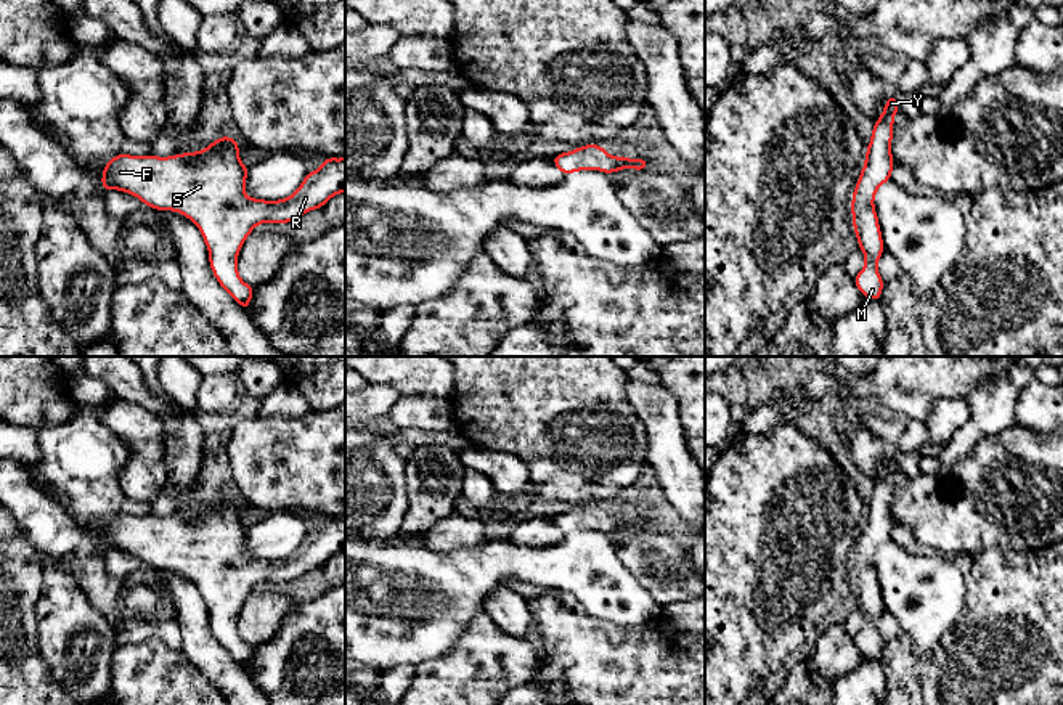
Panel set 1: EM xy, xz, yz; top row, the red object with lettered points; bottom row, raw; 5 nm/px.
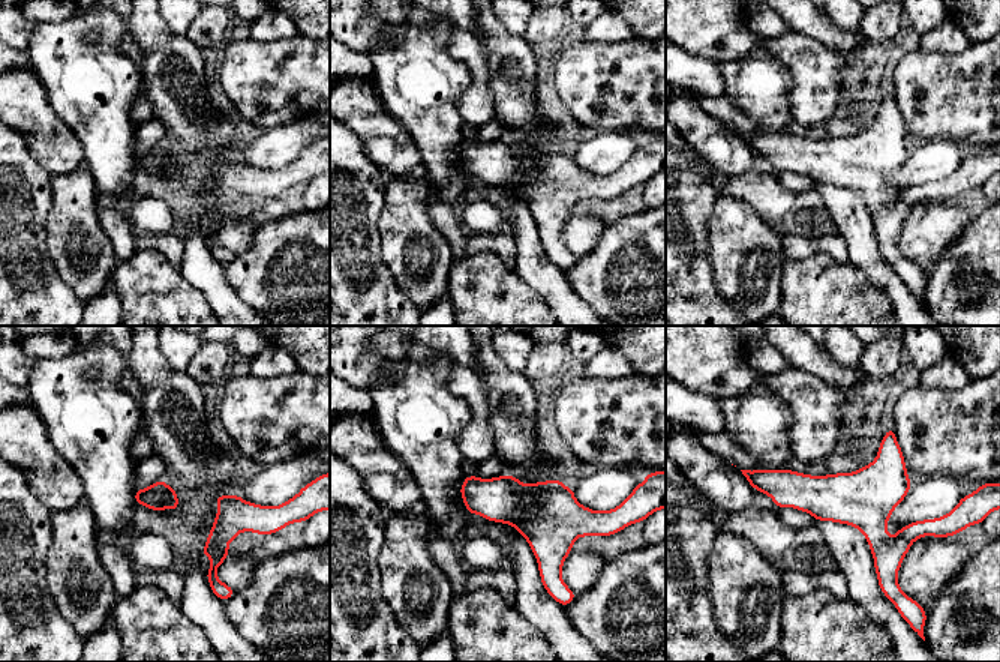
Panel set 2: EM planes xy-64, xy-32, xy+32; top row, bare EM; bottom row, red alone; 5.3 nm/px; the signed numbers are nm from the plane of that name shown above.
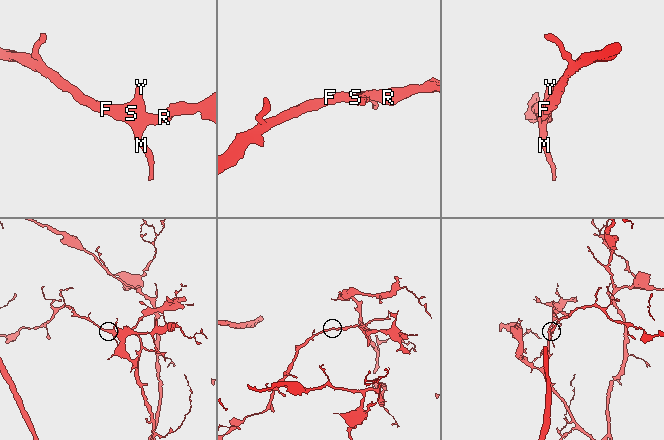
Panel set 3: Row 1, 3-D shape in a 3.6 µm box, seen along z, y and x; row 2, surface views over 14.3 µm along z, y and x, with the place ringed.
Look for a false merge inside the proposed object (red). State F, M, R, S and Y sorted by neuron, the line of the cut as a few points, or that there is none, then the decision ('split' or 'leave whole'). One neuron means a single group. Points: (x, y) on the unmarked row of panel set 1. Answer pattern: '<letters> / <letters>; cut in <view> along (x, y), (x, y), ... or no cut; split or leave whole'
F M R S Y; no cut; leave whole

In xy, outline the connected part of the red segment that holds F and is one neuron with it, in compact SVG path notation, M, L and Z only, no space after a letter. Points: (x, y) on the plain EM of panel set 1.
M220 496L199 512L114 516L104 525L101 546L193 580L209 609L215 639L247 671L254 647L241 639L236 628L244 601L255 585L294 581L345 552L345 517L326 517L286 559L246 556L246 538L247 525L239 520L238 501Z

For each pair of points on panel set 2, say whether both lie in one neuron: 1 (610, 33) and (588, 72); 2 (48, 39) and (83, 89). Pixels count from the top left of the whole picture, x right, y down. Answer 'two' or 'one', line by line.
1: two
2: one

